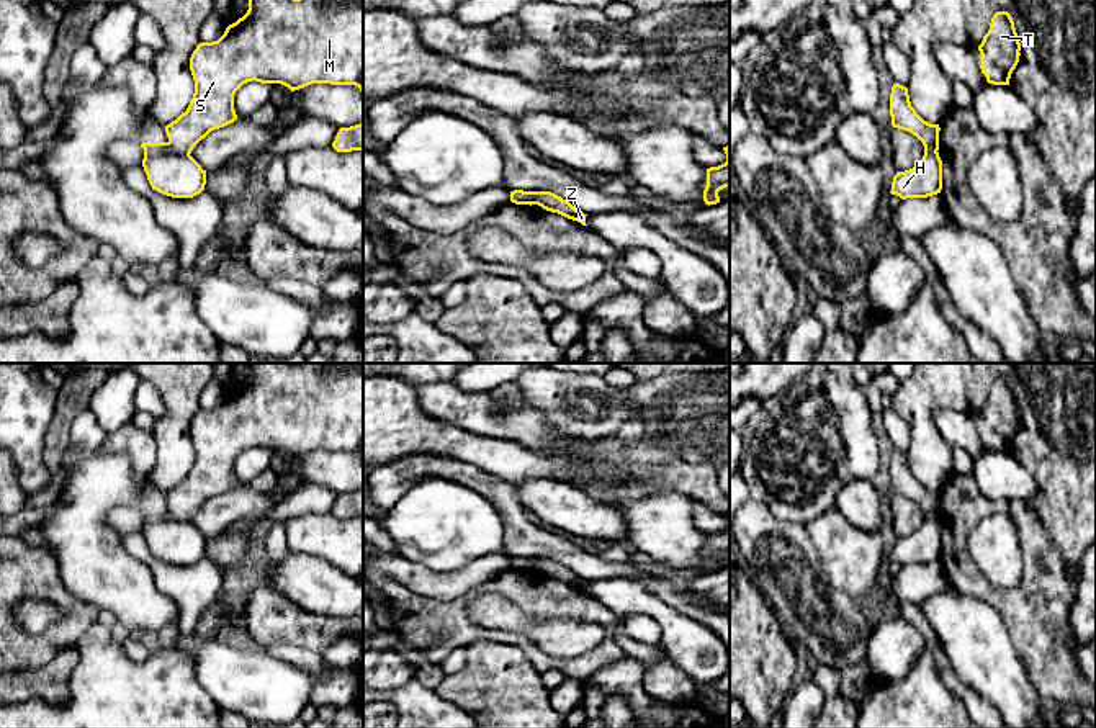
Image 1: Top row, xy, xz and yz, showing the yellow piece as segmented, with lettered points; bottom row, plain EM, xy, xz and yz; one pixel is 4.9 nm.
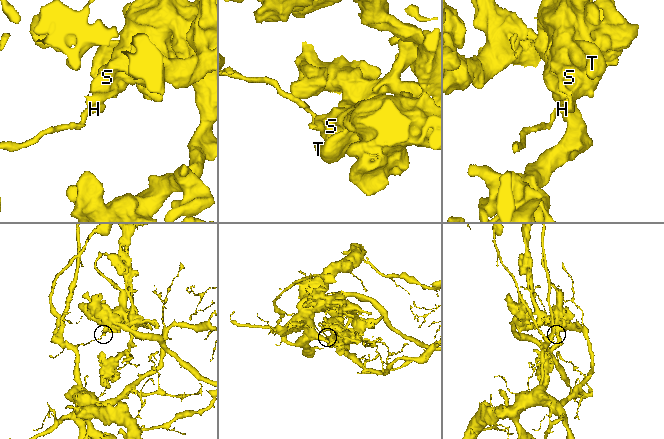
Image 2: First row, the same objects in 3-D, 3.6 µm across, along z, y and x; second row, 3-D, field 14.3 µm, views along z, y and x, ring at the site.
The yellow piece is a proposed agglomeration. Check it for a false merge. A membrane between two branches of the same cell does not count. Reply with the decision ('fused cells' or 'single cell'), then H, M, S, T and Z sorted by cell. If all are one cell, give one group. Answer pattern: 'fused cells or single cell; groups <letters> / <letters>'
fused cells; groups H / M S T Z

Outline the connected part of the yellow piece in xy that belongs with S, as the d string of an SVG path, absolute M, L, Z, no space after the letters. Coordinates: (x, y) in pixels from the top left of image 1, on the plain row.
M249 363L249 376L213 409L200 409L190 424L195 460L185 479L165 492L168 515L190 522L211 497L237 486L234 461L247 448L281 450L291 458L312 450L355 452L363 463L363 363Z

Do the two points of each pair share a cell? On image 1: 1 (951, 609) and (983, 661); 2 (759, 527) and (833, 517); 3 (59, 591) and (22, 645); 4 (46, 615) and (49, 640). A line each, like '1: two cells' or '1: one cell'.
1: one cell
2: two cells
3: one cell
4: two cells

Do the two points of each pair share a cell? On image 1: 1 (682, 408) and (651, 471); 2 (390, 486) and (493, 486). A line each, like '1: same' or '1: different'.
1: different
2: same

